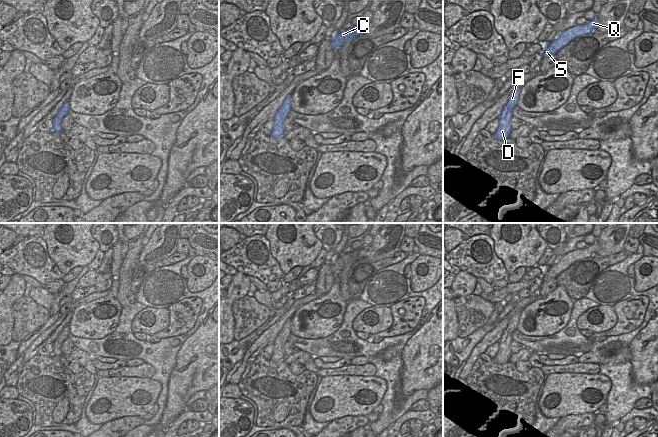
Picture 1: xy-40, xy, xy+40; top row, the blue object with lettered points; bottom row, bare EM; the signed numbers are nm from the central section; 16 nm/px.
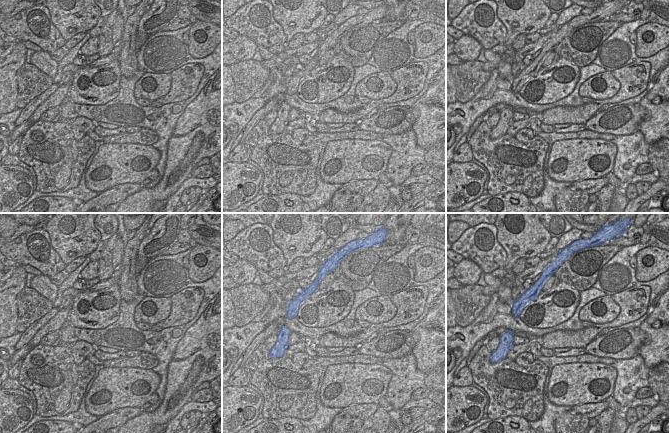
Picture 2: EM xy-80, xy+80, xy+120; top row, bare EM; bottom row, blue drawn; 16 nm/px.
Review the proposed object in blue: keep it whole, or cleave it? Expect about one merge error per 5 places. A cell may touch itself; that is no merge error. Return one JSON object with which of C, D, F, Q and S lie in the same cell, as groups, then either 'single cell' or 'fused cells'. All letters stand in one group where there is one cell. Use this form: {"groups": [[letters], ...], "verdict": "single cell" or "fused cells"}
{"groups": [["C", "D", "F", "Q", "S"]], "verdict": "single cell"}

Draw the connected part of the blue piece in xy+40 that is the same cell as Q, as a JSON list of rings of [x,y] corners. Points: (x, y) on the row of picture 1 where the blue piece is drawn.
[[[597,17],[593,20],[588,21],[584,25],[576,25],[566,31],[560,33],[558,37],[545,46],[541,52],[542,57],[549,57],[552,54],[557,54],[557,52],[566,46],[571,40],[576,37],[593,33],[600,26],[600,22]]]

